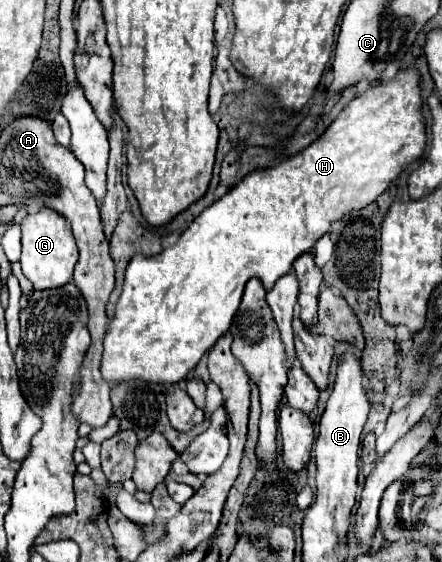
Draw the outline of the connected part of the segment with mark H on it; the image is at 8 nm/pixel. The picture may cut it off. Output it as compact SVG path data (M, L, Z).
M401 70L387 84L369 88L349 102L311 146L273 168L247 174L221 200L205 208L181 234L177 244L155 256L135 254L127 266L123 292L105 334L105 352L101 358L103 380L111 386L131 380L165 386L183 382L201 356L229 330L249 278L261 278L265 290L269 290L279 276L291 270L295 258L311 250L329 232L333 220L365 208L385 192L401 170L423 154L425 144L419 76L415 70Z

